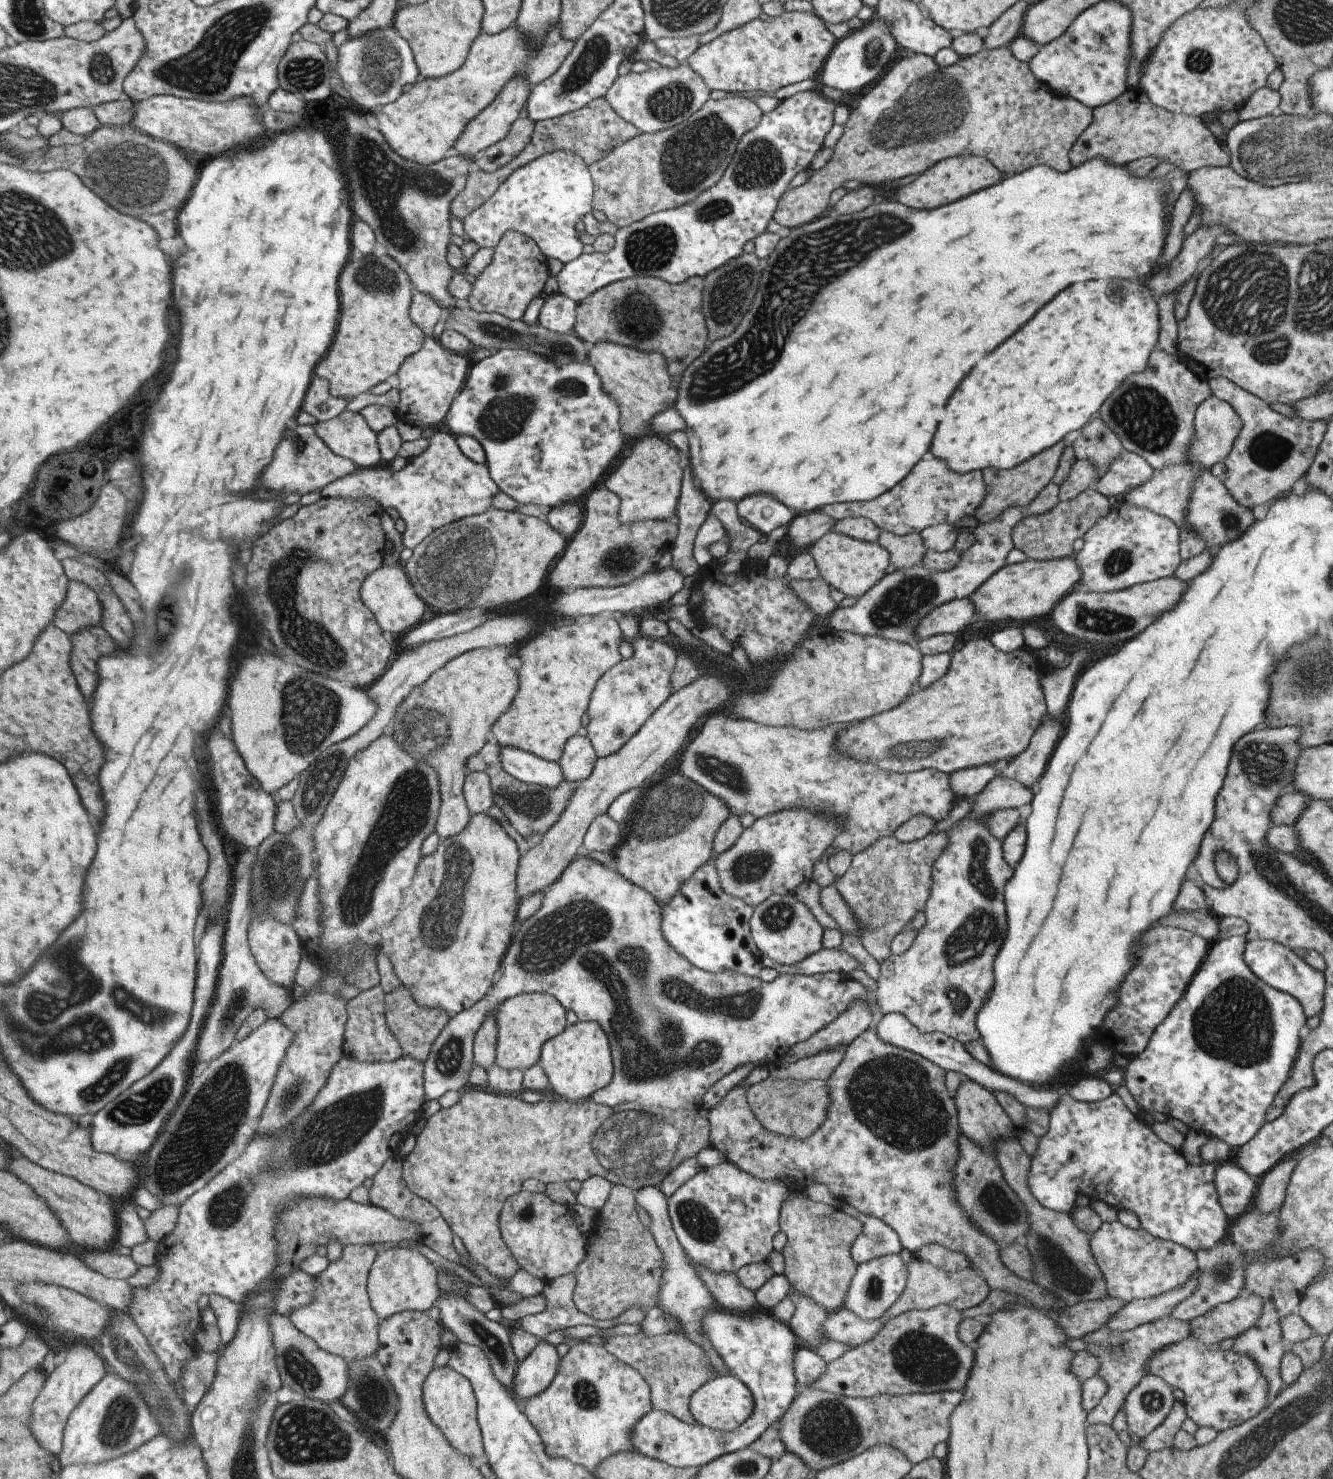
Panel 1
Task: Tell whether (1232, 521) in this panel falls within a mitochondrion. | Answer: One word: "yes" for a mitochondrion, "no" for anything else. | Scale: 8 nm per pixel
yes

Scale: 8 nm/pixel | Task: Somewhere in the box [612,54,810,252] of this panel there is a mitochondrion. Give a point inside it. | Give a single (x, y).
(689, 157)

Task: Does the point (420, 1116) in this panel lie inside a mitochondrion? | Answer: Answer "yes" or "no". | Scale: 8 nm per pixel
no

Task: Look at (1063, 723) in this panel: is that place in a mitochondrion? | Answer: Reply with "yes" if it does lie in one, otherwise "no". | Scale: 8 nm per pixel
no

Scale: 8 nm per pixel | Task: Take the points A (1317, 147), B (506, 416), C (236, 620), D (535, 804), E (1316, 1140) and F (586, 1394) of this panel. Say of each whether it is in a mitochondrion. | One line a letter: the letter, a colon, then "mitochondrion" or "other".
A: mitochondrion
B: mitochondrion
C: other
D: mitochondrion
E: other
F: mitochondrion

